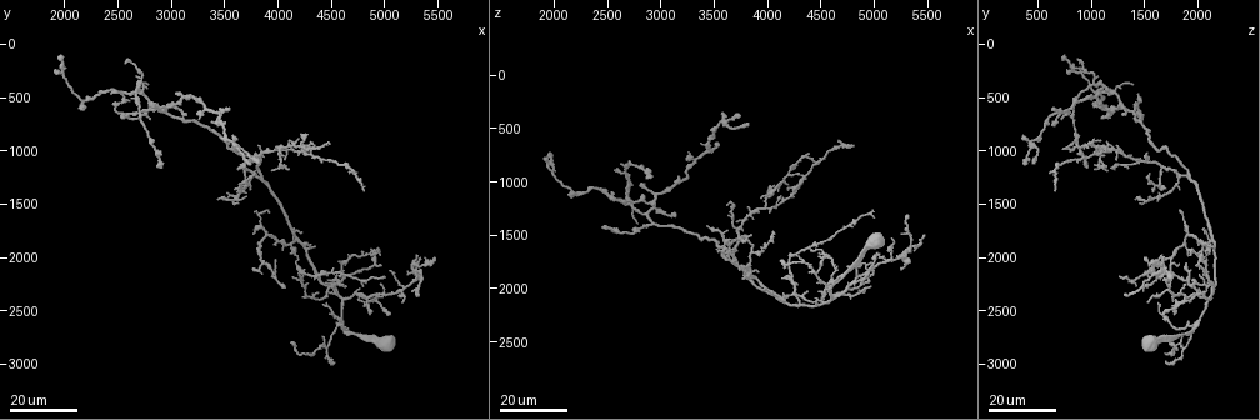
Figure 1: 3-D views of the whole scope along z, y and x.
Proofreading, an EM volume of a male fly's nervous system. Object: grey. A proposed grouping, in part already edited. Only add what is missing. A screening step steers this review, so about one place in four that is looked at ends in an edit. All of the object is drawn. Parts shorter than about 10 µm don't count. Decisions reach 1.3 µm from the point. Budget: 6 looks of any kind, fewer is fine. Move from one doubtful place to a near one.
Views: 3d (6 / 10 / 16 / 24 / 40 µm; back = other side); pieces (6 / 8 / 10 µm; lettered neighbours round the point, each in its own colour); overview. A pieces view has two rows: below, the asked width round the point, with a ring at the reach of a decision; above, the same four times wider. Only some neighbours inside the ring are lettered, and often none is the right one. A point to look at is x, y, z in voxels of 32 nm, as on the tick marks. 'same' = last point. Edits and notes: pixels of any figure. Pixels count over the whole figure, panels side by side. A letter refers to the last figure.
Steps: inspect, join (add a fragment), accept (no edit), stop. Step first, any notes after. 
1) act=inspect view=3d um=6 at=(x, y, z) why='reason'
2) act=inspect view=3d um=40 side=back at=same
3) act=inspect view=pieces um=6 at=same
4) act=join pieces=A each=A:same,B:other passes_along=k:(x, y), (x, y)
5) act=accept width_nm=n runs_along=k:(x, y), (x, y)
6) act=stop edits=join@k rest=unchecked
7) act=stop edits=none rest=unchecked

act=inspect view=3d um=16 at=(4140, 2820, 1760) why='long arm stops here'

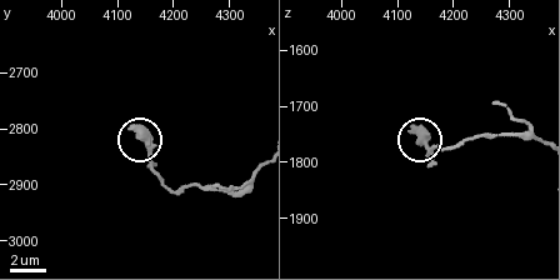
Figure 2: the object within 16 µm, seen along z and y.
act=inspect view=pieces um=8 at=(4135, 2795, 1745) why='see the neighbours'

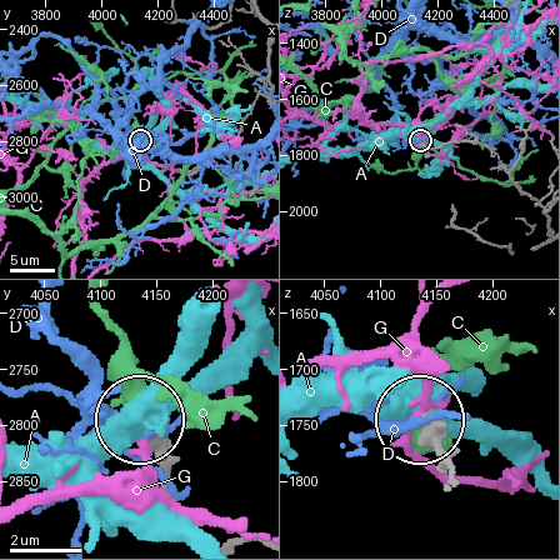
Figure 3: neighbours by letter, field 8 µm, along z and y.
act=accept each=A:other,C:other,D:other,G:other found='no lettered fragment goes on from it'

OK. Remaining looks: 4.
act=inspect view=3d um=16 at=(3960, 1880, 2000) why='free end'

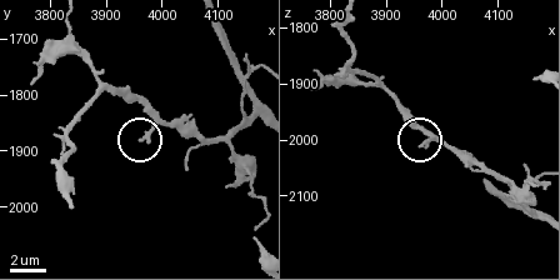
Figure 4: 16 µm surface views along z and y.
act=inspect view=pieces um=8 at=(3965, 1880, 2010)

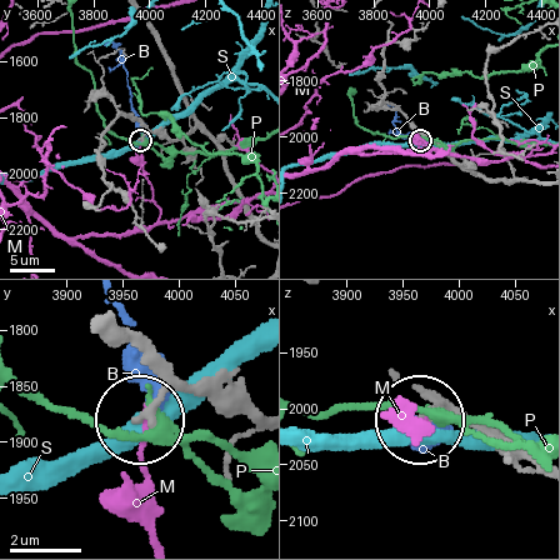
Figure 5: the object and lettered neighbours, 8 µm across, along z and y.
act=accept width_nm=210 each=B:other,M:other,P:other,S:other runs_along=5:(255, 416), (183, 393), (141, 416) found='no lettered fragment goes on from it'

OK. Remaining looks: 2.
act=inspect view=3d um=16 at=(1940, 240, 760) why='free end'

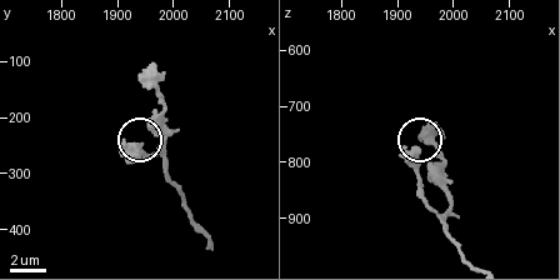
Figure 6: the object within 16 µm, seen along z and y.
act=inspect view=pieces um=6 at=(1915, 245, 775)

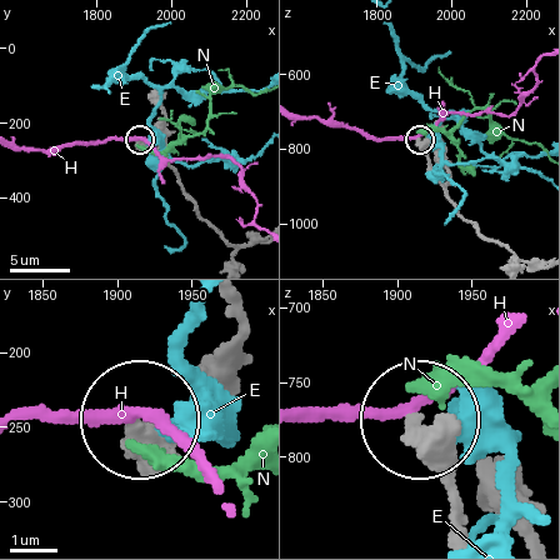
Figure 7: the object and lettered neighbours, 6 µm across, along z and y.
act=accept width_nm=380 each=E:other,H:other,N:other found='no lettered fragment goes on from it'

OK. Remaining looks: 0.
act=stop edits=none rest=unchecked

